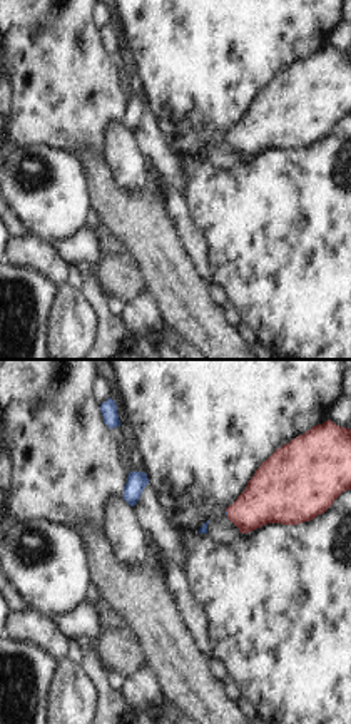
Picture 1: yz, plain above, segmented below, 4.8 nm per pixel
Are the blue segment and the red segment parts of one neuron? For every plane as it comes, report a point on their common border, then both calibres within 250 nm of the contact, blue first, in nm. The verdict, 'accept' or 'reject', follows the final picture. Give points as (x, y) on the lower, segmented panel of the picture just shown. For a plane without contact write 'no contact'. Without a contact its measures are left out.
no contact

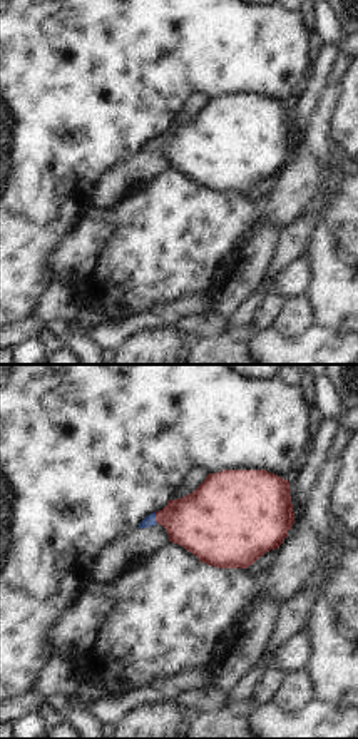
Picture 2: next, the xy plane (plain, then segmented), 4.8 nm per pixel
(154, 517) | 60/320 nm

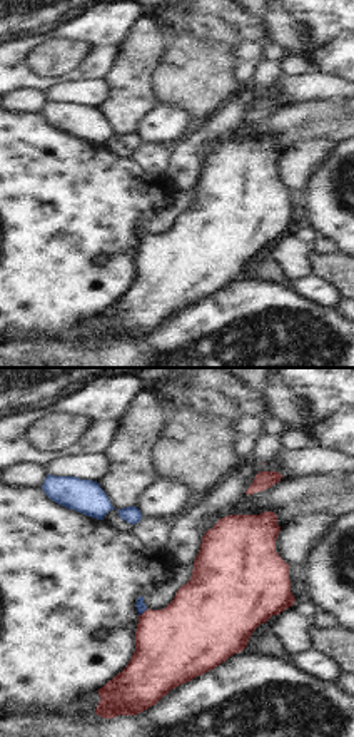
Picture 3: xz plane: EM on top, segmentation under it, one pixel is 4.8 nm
(142, 612) | 50/360 nm

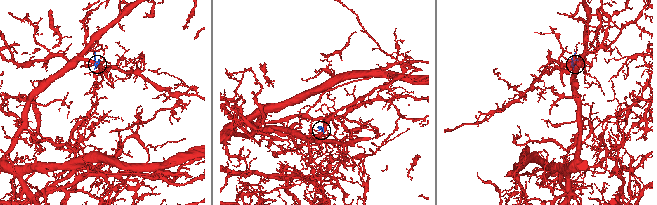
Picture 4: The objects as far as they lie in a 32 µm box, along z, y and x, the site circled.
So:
accept

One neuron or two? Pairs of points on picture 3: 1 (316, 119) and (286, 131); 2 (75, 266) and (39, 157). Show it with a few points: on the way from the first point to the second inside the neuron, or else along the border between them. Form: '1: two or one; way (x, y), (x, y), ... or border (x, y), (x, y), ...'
1: one; way (309, 121), (296, 121), (293, 124)
2: one; way (49, 239), (39, 229), (39, 184)

